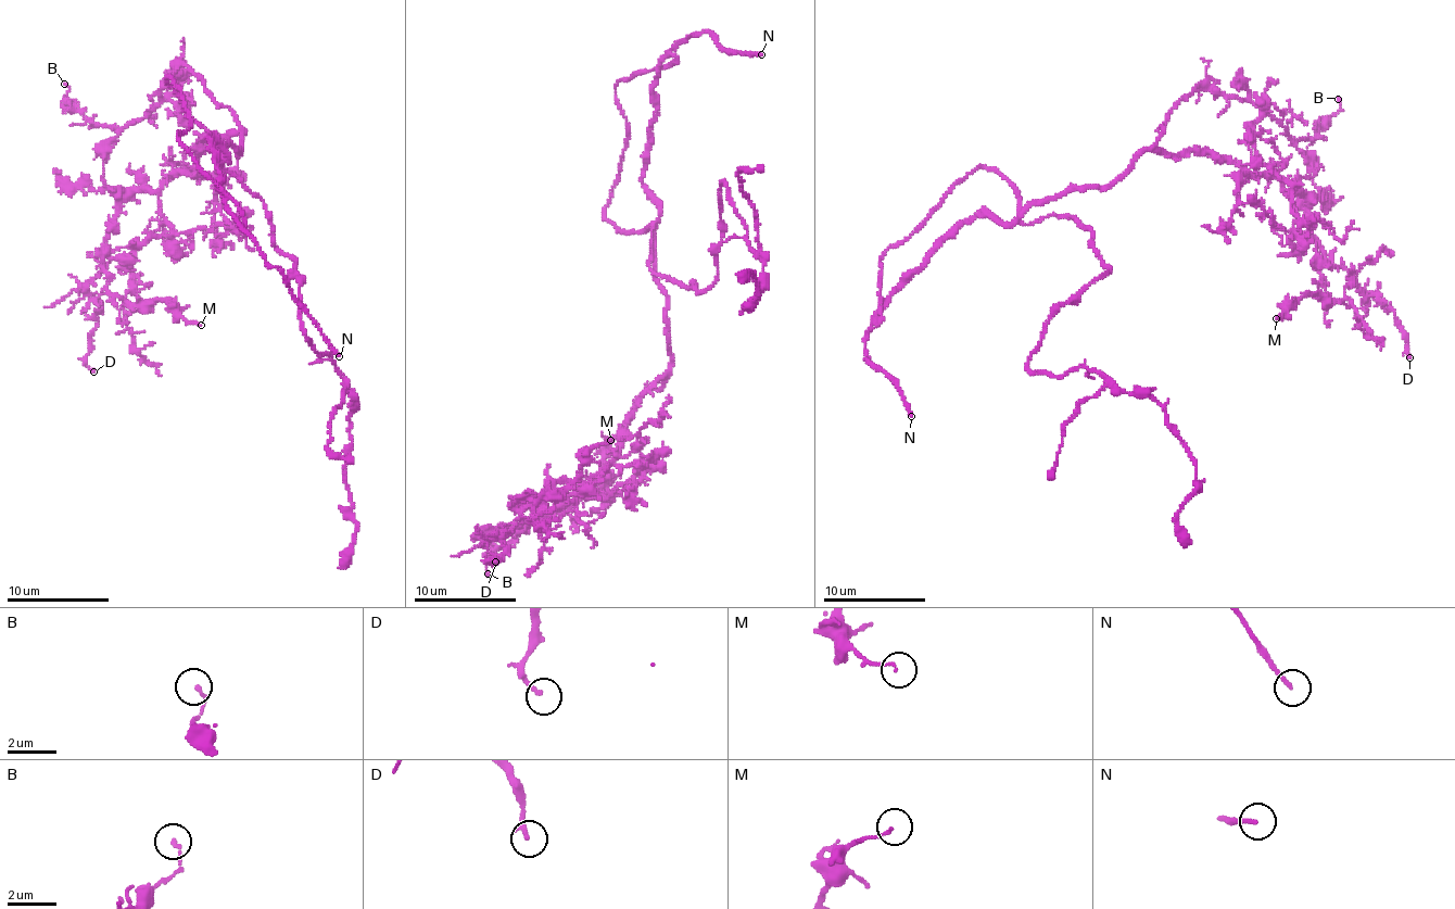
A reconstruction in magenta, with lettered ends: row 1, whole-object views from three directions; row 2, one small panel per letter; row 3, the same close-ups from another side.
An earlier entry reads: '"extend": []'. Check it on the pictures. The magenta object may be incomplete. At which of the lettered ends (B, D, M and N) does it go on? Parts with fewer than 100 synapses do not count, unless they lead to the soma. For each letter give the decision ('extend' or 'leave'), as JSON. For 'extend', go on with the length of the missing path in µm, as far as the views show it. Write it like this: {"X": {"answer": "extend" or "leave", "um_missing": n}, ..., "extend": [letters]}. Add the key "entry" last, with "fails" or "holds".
{"B": {"answer": "leave"}, "D": {"answer": "leave"}, "M": {"answer": "leave"}, "N": {"answer": "extend", "um_missing": 25}, "extend": ["N"], "entry": "fails"}

